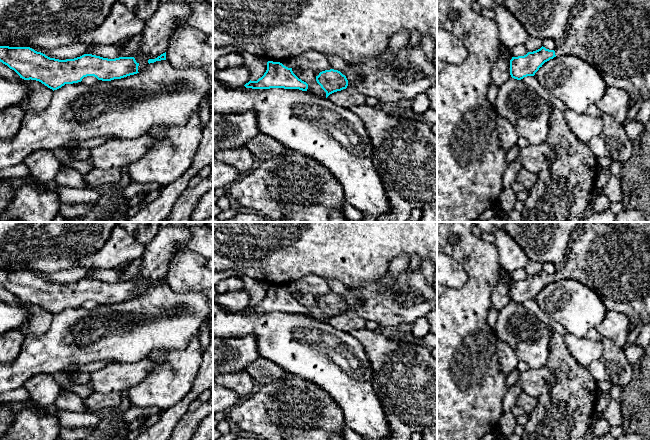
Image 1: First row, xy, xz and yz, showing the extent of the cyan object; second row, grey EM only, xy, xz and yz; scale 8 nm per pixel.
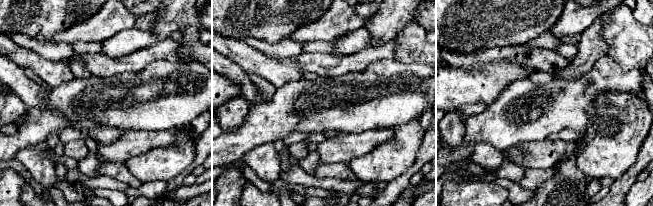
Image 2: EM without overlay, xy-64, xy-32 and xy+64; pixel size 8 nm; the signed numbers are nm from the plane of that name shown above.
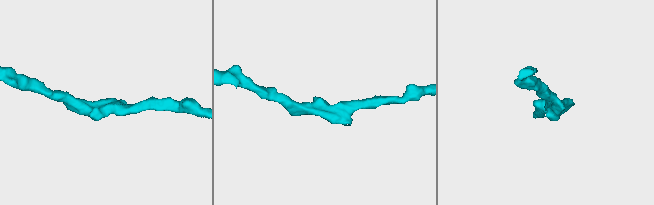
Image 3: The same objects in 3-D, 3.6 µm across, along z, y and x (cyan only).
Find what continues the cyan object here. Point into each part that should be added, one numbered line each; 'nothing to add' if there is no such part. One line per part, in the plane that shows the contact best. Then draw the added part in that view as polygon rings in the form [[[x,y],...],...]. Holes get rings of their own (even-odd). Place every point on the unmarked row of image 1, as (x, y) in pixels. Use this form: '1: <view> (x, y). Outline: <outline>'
1: yz (613, 259). Outline: [[[579,222],[573,231],[564,261],[557,266],[554,273],[556,280],[573,279],[591,288],[602,300],[608,310],[625,314],[630,320],[629,332],[641,321],[644,325],[650,323],[650,222]]]

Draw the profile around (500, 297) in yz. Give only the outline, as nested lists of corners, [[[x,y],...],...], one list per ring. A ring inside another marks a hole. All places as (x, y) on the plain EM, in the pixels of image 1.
[[[500,269],[499,283],[496,285],[491,295],[491,307],[500,311],[510,301],[510,284],[512,283],[511,274]]]

